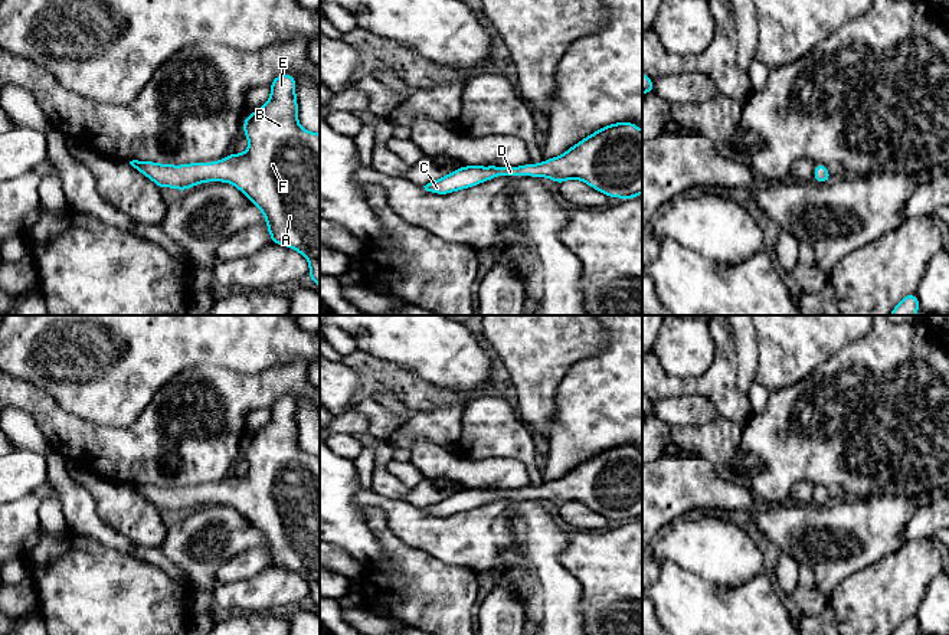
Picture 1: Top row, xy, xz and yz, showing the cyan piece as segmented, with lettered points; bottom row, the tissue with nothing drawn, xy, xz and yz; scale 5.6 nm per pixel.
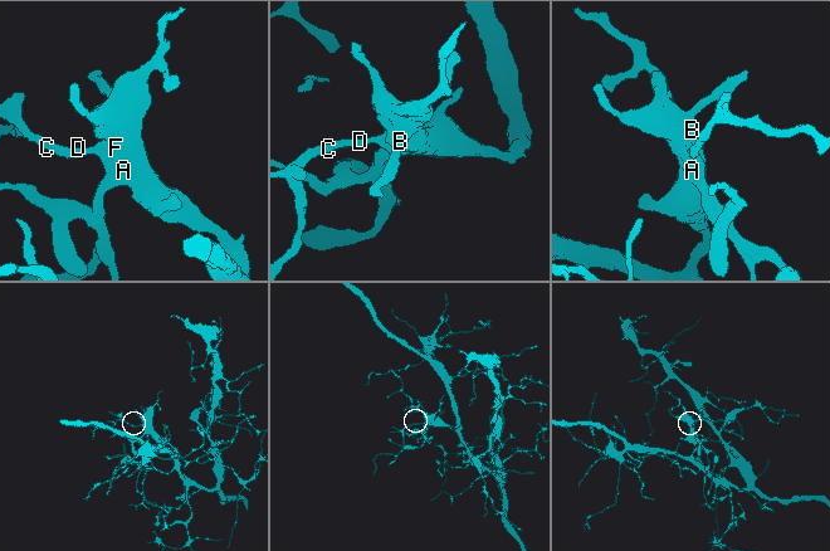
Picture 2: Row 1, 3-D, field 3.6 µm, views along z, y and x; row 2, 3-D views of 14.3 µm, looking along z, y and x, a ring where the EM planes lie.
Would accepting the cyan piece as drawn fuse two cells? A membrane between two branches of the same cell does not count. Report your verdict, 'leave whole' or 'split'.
leave whole

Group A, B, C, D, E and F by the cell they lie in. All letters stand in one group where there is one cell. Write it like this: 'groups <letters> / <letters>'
groups A B C D E F

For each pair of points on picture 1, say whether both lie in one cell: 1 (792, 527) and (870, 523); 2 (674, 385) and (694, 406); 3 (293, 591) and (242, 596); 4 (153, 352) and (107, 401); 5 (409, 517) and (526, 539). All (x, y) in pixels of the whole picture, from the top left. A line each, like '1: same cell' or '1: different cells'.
1: same cell
2: different cells
3: same cell
4: same cell
5: same cell

